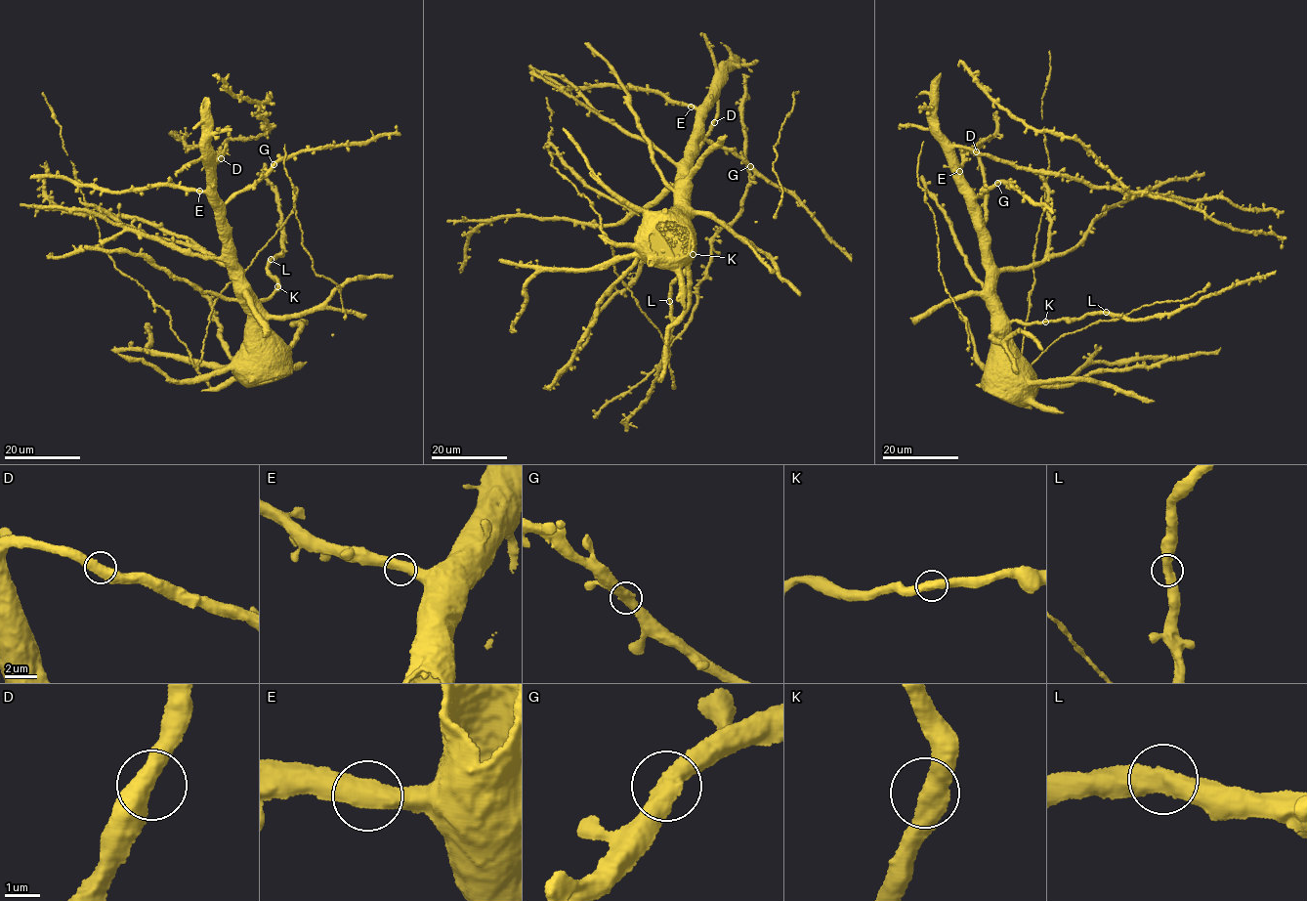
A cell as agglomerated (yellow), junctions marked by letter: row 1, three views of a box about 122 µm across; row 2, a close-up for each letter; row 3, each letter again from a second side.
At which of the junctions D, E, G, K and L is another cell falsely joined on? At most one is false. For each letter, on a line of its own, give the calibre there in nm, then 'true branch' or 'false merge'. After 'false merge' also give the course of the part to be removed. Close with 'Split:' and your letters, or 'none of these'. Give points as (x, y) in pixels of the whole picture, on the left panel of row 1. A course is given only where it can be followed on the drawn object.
D: calibre 500 nm; true branch
E: calibre 550 nm; true branch
G: calibre 500 nm; true branch
K: calibre 500 nm; true branch
L: calibre 550 nm; true branch
Split: none of these

